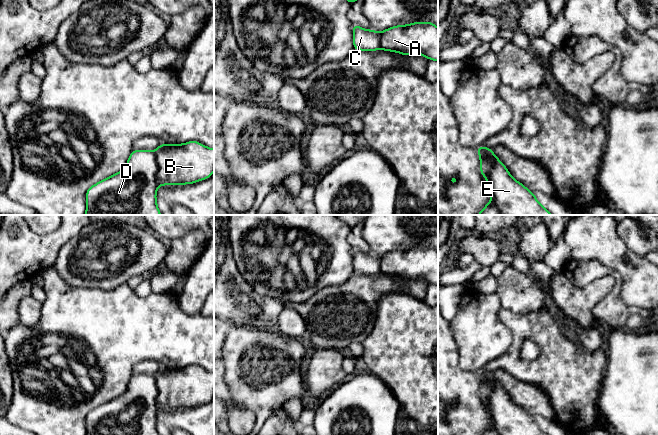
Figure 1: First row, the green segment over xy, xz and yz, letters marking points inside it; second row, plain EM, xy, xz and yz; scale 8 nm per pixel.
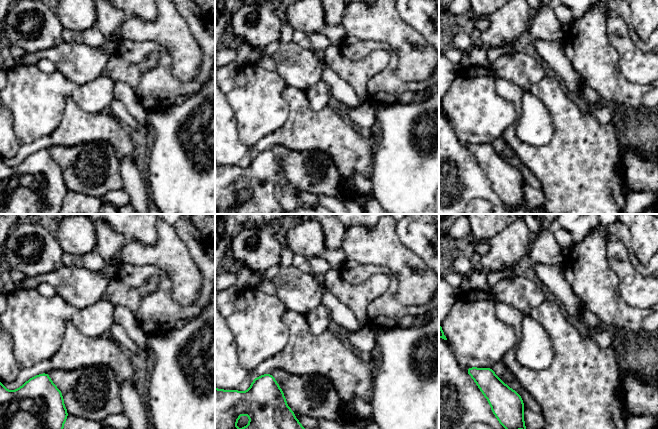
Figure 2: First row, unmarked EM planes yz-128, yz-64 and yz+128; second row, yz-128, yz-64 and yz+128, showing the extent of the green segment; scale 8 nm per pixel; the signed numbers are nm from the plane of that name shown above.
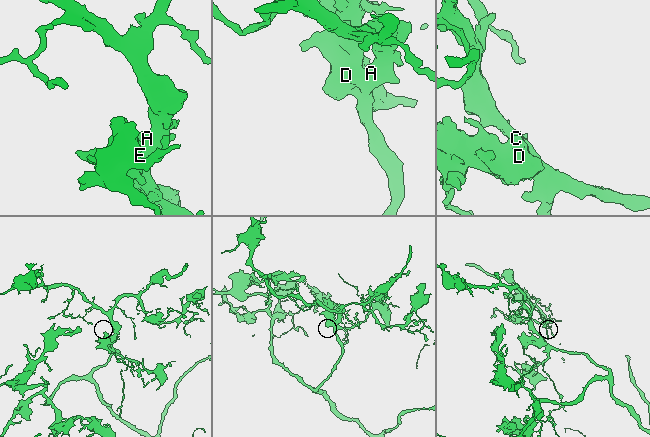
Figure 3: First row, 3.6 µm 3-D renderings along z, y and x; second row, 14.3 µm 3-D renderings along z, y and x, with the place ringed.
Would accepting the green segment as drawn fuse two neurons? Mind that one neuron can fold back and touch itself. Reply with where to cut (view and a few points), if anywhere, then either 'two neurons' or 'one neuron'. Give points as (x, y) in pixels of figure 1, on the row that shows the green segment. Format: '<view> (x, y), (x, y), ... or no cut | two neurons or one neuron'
no cut | one neuron

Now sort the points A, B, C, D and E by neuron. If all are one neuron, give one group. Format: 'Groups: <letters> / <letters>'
Groups: A B C D E

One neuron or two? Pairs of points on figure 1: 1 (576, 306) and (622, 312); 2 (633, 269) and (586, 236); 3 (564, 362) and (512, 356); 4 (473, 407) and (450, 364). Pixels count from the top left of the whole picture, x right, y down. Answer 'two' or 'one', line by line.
1: two
2: one
3: one
4: one

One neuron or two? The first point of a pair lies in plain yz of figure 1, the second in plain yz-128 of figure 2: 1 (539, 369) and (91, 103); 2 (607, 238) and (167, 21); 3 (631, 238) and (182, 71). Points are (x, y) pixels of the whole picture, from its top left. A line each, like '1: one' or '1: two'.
1: two
2: one
3: two

